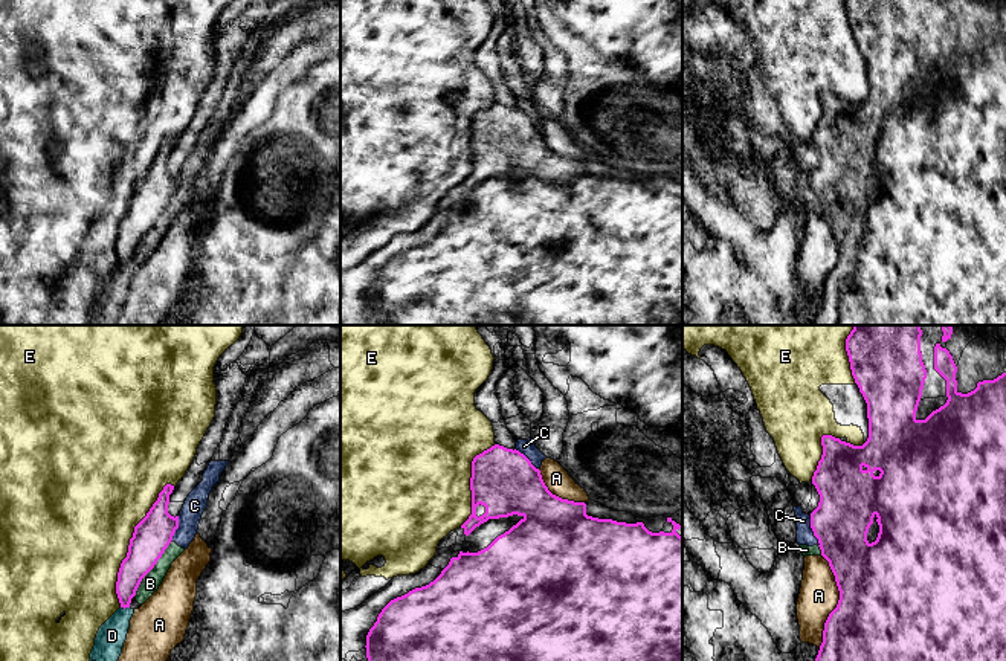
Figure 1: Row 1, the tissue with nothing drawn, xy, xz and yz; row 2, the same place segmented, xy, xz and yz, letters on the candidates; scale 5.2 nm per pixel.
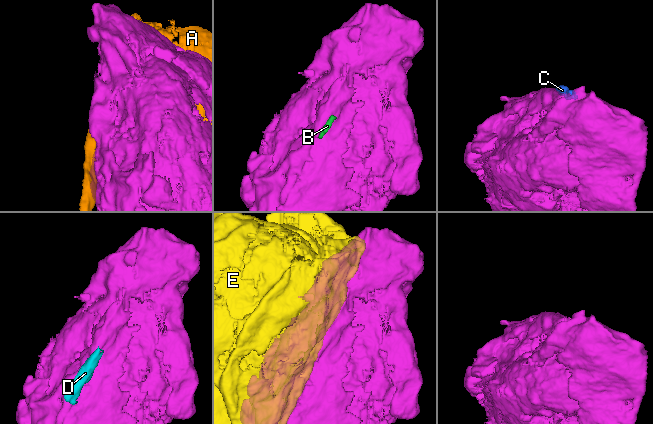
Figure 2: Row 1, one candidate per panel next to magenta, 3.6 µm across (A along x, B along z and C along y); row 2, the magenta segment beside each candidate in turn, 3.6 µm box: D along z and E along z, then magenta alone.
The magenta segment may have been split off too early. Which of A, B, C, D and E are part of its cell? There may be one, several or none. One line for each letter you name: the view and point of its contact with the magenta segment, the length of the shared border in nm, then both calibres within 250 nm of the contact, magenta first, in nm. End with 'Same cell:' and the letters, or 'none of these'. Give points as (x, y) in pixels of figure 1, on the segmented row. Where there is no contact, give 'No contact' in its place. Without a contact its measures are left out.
Same cell: none of these

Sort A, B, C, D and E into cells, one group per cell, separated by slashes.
A / B C D / E

